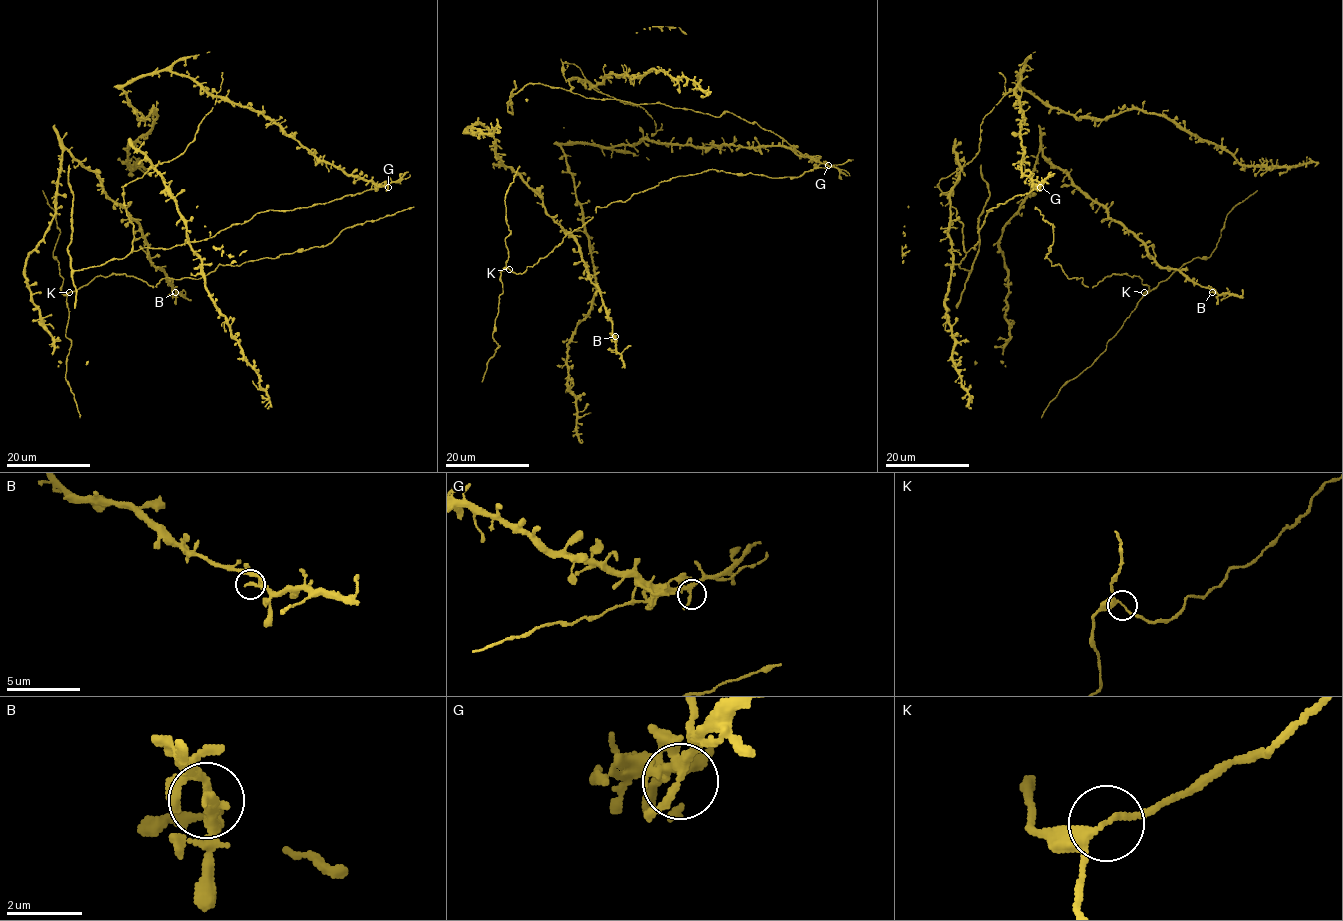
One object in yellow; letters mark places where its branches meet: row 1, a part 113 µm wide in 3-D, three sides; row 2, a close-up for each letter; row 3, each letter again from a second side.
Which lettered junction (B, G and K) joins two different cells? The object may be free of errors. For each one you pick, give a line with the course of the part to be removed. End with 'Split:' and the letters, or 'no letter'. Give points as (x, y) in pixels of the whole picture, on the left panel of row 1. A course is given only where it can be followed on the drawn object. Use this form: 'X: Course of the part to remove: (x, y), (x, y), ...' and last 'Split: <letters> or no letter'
Split: no letter

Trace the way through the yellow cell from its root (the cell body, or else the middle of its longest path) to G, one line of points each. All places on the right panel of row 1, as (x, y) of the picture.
G: (996, 207), (1040, 187)

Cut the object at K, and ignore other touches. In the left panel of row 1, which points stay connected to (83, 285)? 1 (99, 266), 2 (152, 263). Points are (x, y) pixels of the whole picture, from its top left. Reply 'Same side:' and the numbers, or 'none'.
Same side: none

